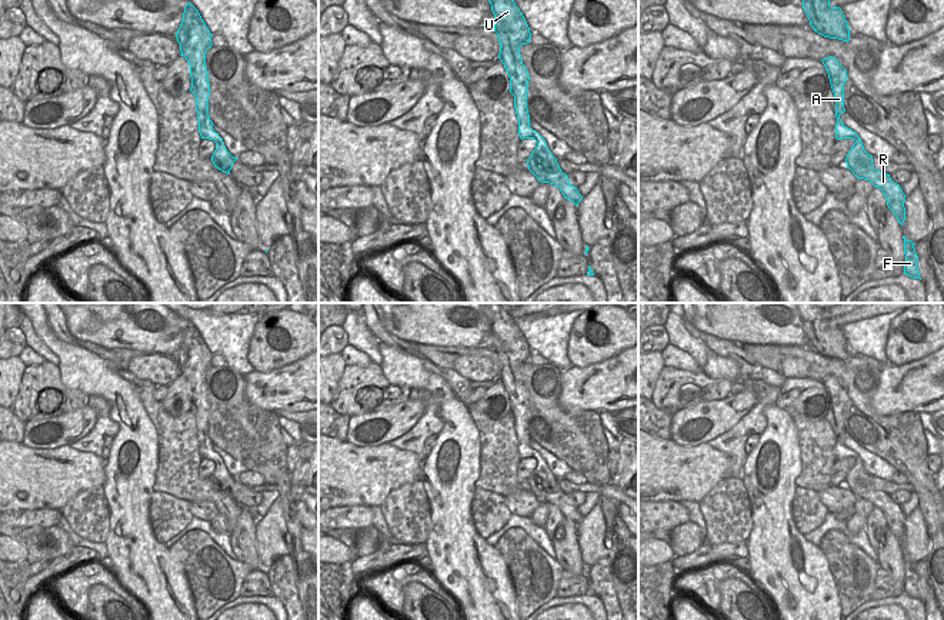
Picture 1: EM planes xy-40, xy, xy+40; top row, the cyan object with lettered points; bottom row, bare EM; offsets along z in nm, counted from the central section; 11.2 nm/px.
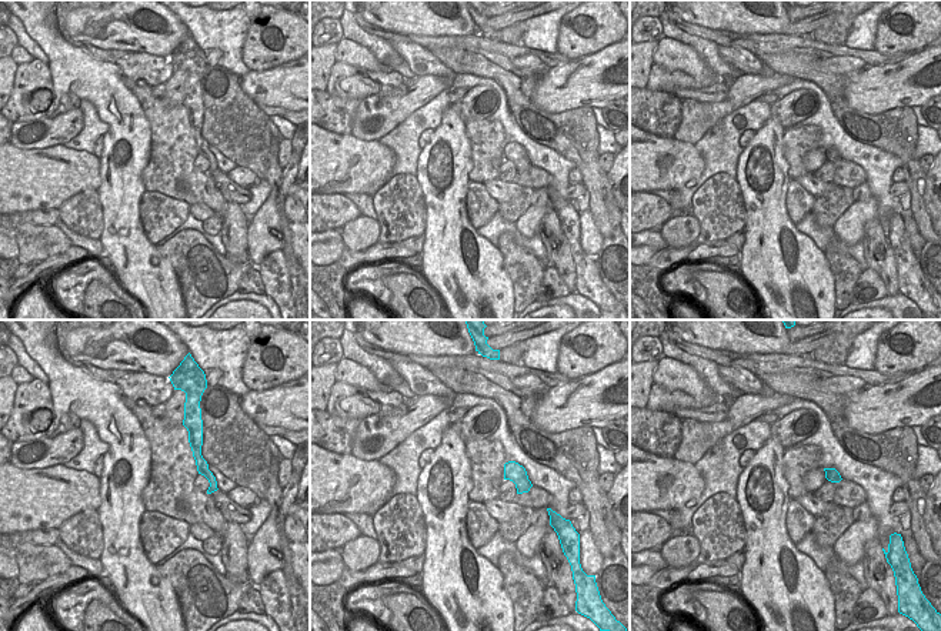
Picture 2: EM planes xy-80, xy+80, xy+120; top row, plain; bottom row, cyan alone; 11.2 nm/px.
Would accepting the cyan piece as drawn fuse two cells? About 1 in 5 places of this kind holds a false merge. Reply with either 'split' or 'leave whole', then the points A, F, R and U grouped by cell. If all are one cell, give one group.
leave whole; A F R U

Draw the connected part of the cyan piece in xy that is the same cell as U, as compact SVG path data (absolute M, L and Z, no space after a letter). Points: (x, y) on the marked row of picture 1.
M488 0L494 14L494 31L500 41L498 59L510 77L510 93L514 96L514 109L518 120L520 139L534 139L537 146L527 159L528 170L541 183L550 183L560 189L564 199L576 206L583 196L577 187L570 184L566 173L561 171L557 159L551 154L546 140L530 127L527 109L528 71L523 64L520 47L530 43L530 27L516 6L514 0Z

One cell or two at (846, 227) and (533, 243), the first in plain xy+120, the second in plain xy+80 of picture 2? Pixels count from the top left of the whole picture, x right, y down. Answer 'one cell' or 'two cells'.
two cells

